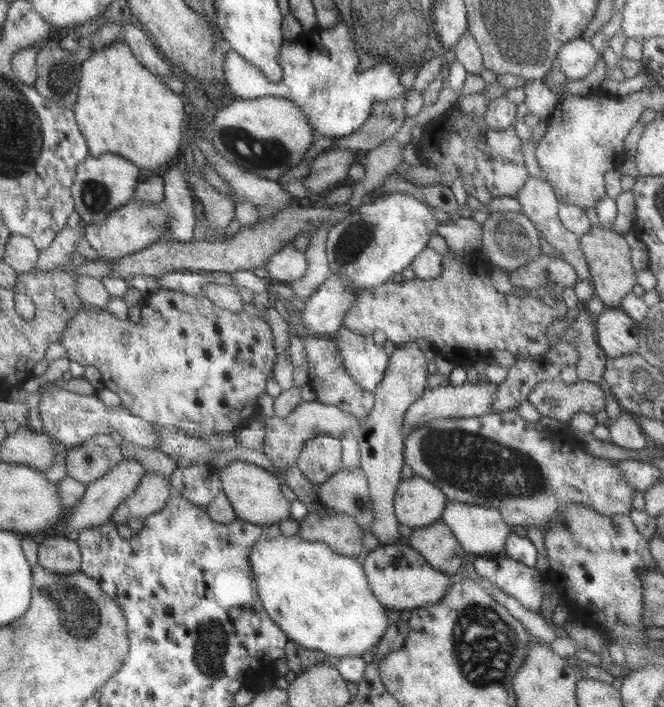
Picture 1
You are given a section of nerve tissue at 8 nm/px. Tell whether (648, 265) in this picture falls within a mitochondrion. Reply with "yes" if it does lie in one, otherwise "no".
no

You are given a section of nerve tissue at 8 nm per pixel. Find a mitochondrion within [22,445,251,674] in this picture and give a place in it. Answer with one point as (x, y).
(74, 608)

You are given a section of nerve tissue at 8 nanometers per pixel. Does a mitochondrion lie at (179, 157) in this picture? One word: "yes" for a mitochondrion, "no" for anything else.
no

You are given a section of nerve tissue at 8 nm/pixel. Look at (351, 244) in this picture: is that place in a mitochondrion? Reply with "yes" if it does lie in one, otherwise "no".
yes

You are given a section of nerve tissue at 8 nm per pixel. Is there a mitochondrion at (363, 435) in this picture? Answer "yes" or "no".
no

